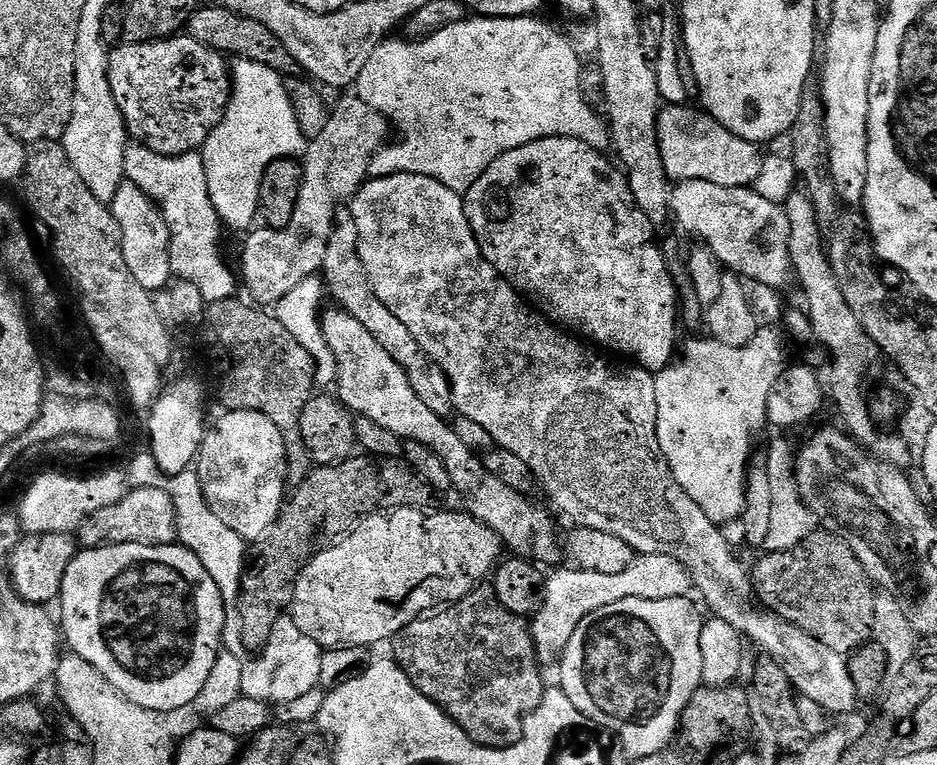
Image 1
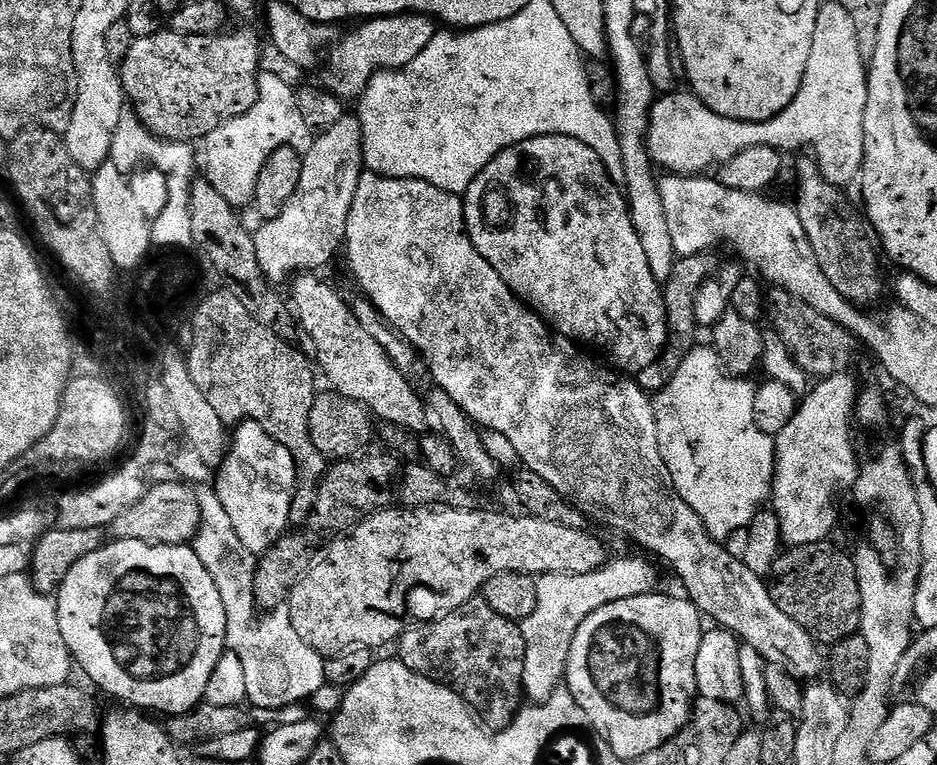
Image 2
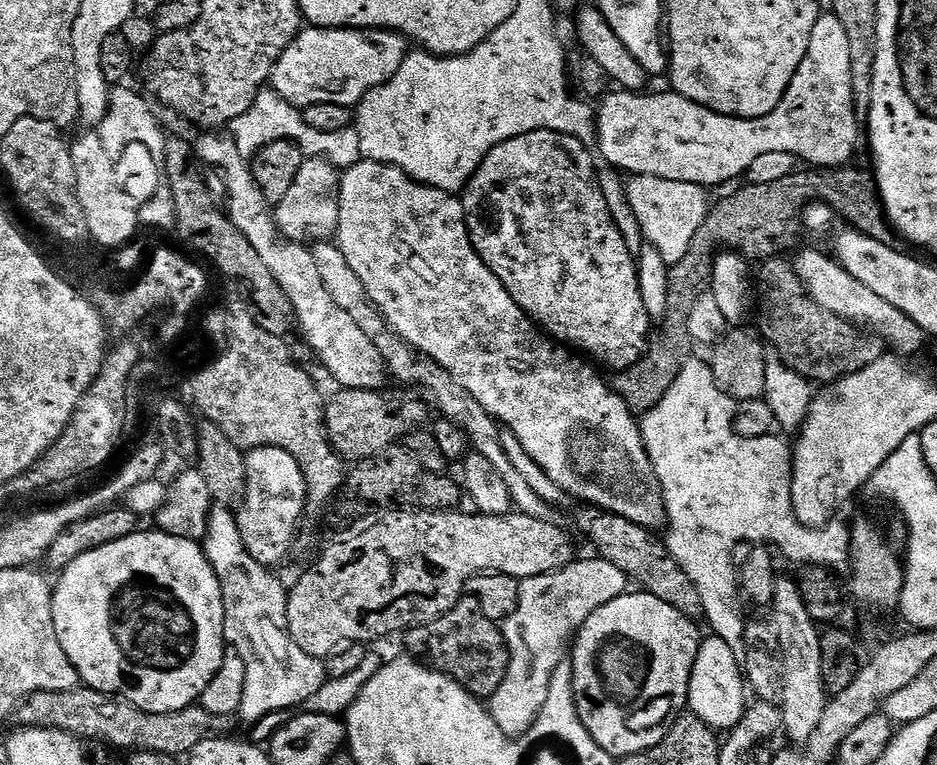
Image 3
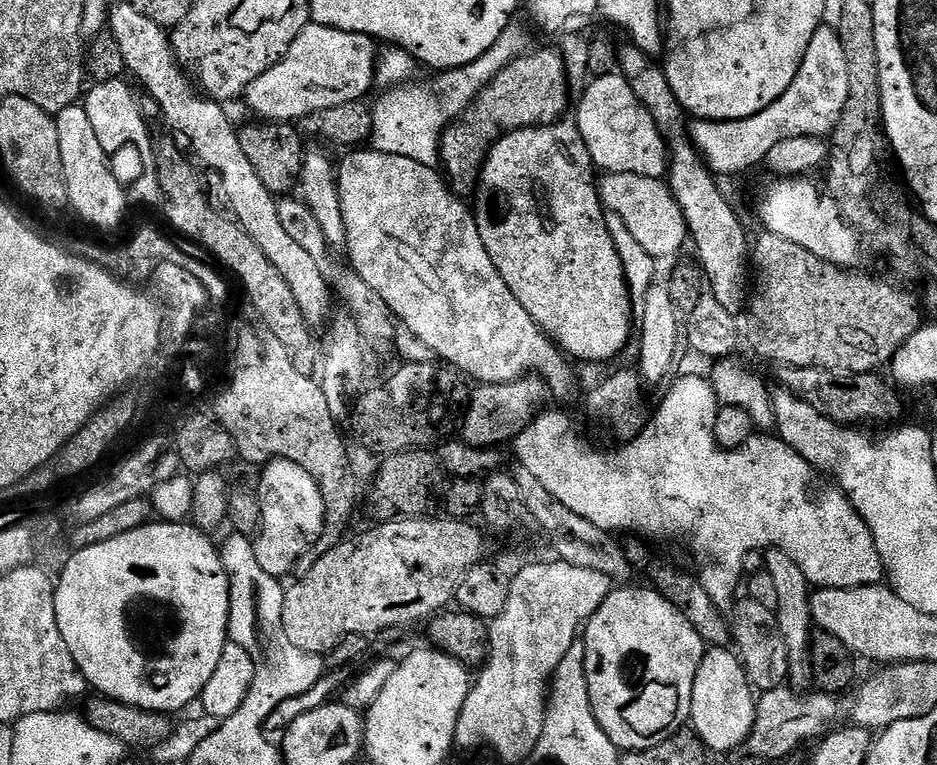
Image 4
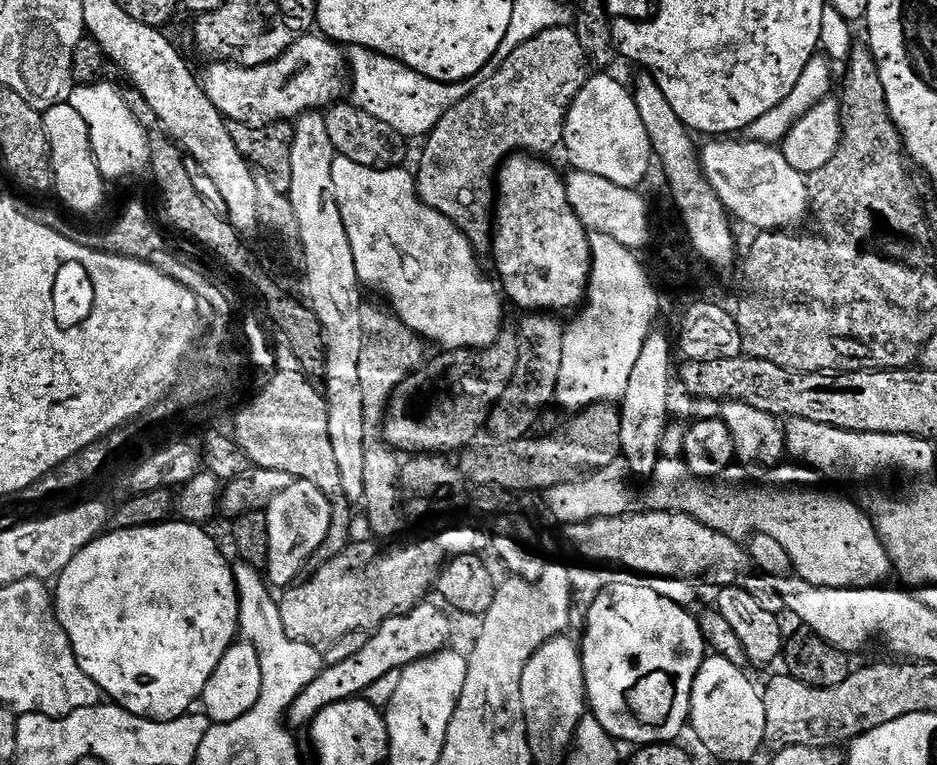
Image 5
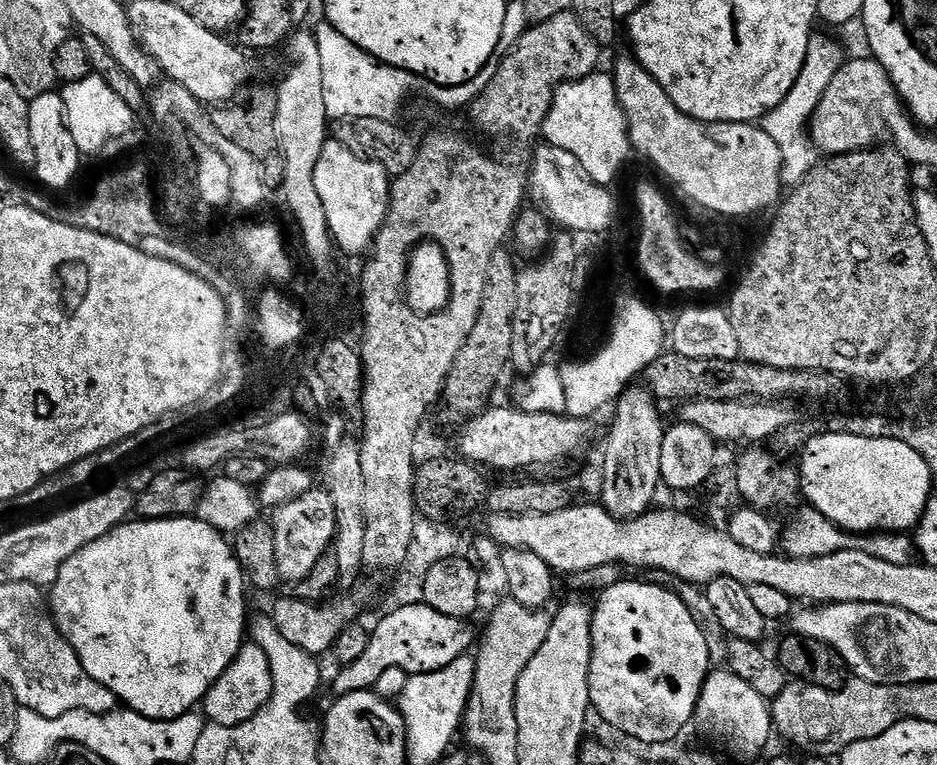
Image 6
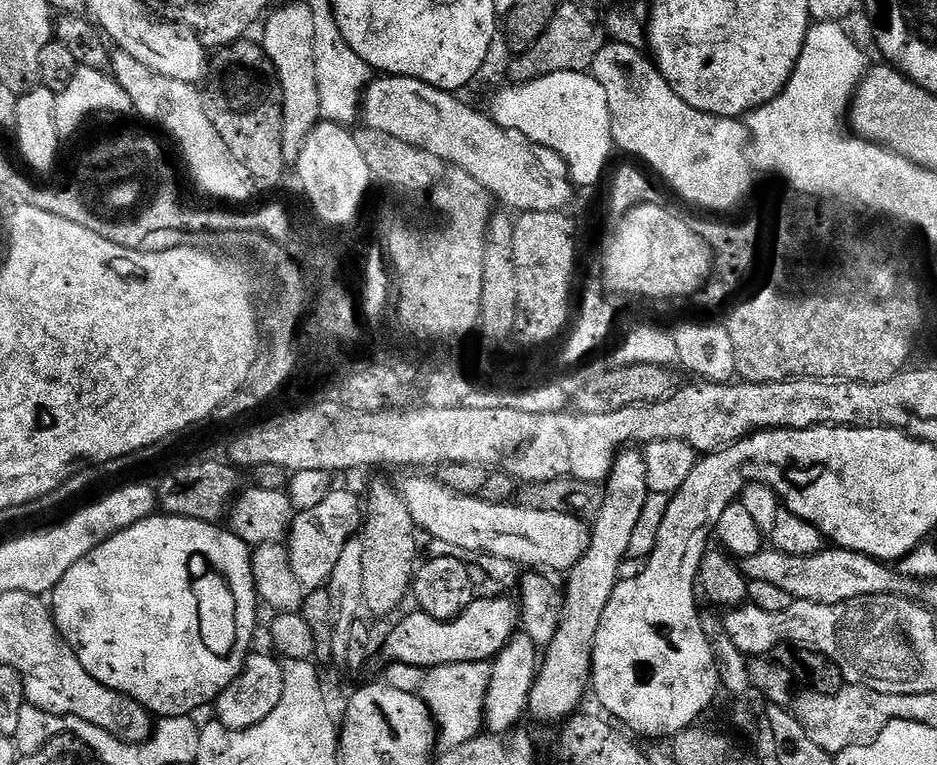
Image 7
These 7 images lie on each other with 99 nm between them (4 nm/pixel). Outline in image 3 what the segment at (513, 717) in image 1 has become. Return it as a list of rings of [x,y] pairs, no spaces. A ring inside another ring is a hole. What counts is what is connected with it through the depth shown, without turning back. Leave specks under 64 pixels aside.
[[[471,598],[461,599],[446,615],[411,629],[407,636],[413,657],[456,680],[477,698],[491,697],[508,669],[508,645],[504,643],[503,631],[497,621],[480,612]]]

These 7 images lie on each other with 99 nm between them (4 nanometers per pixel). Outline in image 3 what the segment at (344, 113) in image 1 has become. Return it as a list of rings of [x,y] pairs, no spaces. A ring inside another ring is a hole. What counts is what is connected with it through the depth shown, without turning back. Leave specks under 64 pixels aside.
[[[305,159],[290,190],[274,208],[276,226],[285,241],[312,246],[335,237],[340,213],[340,178],[341,173],[338,168],[336,172],[330,161]]]

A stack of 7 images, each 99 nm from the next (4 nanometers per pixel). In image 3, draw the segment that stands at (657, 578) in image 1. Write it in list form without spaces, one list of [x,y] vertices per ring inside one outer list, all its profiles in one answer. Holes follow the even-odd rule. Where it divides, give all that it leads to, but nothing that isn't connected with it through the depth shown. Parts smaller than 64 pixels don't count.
[[[599,558],[579,560],[557,572],[519,581],[516,608],[502,621],[504,643],[508,645],[508,669],[487,701],[486,711],[509,738],[523,735],[538,718],[546,702],[550,678],[590,614],[629,591],[628,576],[614,562]]]

